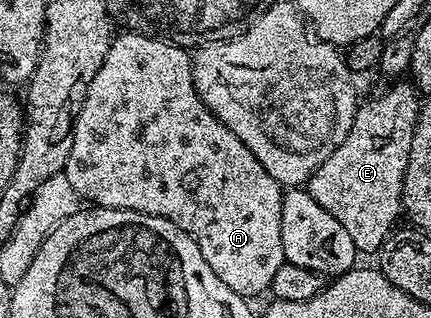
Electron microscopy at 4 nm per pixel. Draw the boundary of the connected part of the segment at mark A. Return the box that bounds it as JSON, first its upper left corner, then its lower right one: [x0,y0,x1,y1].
[65,30,285,298]

